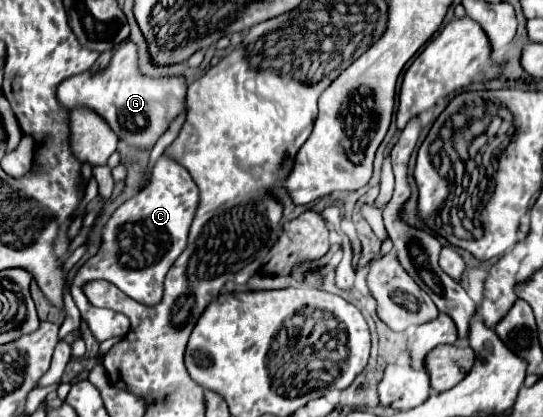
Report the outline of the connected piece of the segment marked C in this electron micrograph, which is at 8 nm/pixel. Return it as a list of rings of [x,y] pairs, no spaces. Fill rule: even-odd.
[[[162,155],[152,169],[150,183],[138,195],[112,211],[108,223],[102,229],[102,243],[98,253],[78,269],[70,285],[74,303],[98,343],[112,337],[124,337],[130,329],[130,319],[122,313],[90,305],[86,295],[82,295],[82,283],[92,279],[106,279],[138,303],[156,305],[162,299],[162,281],[166,277],[166,269],[170,269],[178,253],[182,253],[186,247],[186,233],[194,217],[196,203],[198,189],[194,181],[190,181],[190,175],[186,175],[186,169],[182,169],[182,165],[174,165],[170,157]]]

